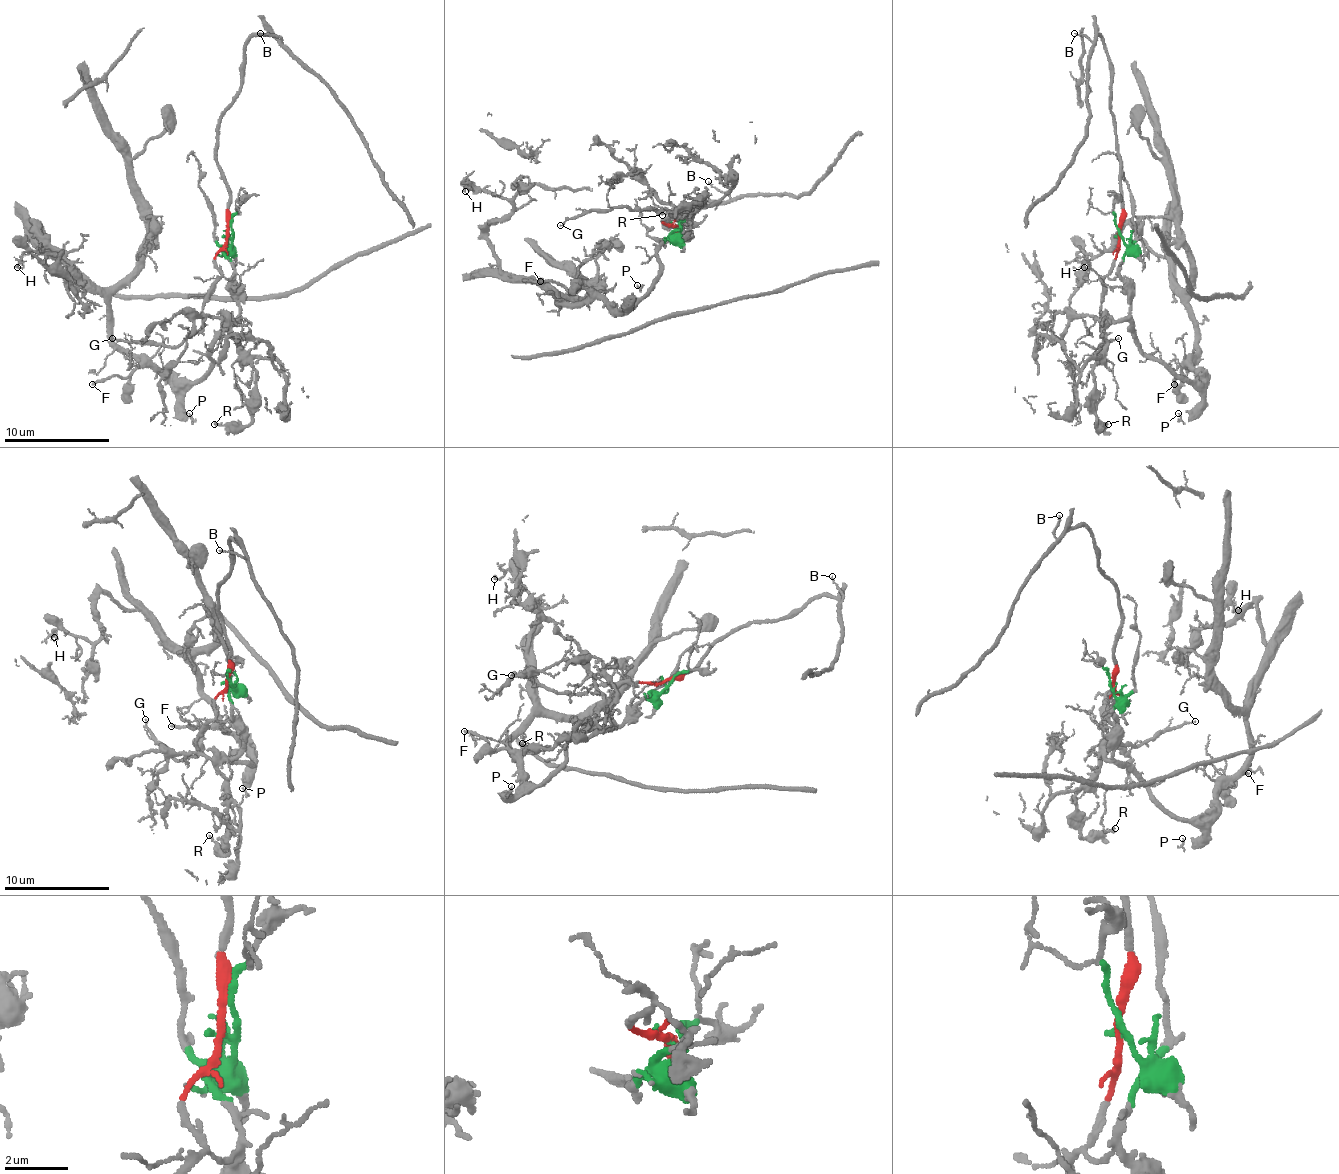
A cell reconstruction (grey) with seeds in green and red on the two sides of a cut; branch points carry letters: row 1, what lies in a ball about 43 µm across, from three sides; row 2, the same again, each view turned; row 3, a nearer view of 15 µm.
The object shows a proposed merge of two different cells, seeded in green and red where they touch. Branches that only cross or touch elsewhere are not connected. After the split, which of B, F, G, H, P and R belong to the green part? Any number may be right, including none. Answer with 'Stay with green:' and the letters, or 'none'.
Stay with green: F, H, P, R

